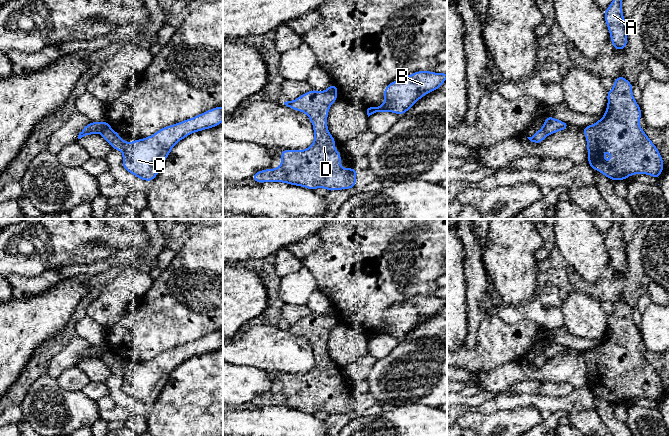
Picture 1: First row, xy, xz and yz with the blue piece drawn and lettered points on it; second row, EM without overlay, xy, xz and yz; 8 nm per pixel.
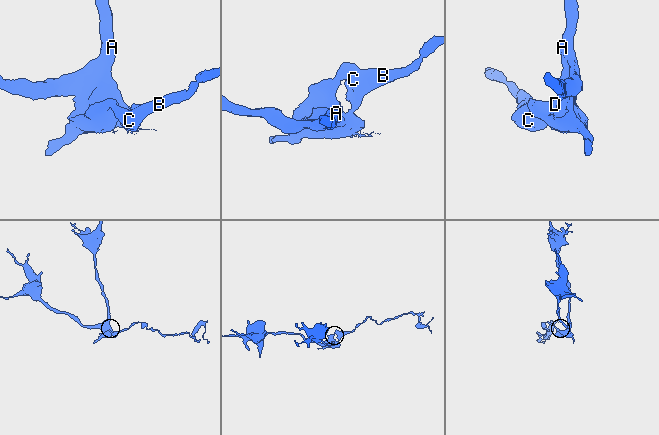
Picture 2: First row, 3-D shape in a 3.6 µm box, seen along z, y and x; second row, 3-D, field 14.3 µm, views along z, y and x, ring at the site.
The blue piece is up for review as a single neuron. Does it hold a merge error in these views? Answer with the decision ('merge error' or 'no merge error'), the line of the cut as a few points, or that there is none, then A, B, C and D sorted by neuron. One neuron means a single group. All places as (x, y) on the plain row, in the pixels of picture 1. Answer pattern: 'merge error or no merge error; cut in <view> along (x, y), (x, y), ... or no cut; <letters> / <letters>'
merge error; cut in xy along (110, 351), (99, 356); A D / B C

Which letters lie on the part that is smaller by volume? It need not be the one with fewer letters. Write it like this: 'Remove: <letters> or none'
Remove: B, C

